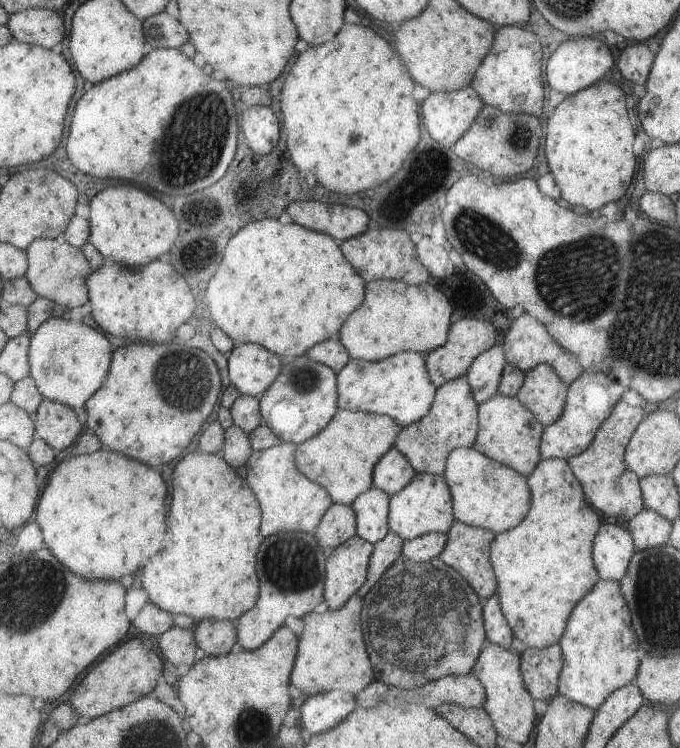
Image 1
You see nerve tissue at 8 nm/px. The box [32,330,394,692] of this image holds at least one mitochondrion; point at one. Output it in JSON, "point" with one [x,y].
{"point":[184,383]}

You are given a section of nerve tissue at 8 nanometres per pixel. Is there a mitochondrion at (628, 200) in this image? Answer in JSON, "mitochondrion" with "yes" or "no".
{"mitochondrion":"no"}

